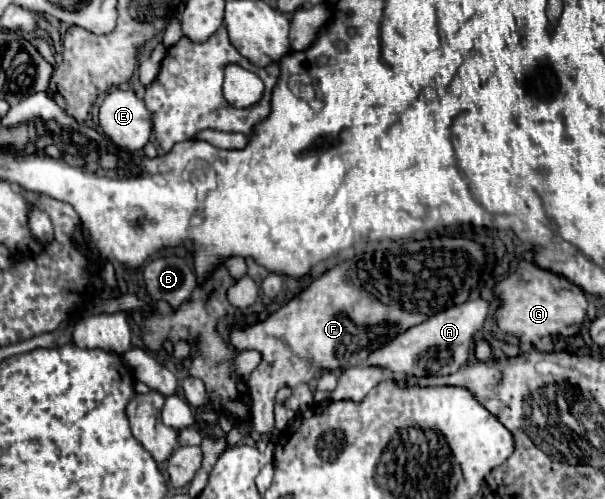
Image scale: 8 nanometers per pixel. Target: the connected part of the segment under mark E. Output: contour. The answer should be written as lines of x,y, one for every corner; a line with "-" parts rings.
114,90
100,106
100,126
116,146
126,150
142,150
152,136
152,112
148,112
144,100
134,90

